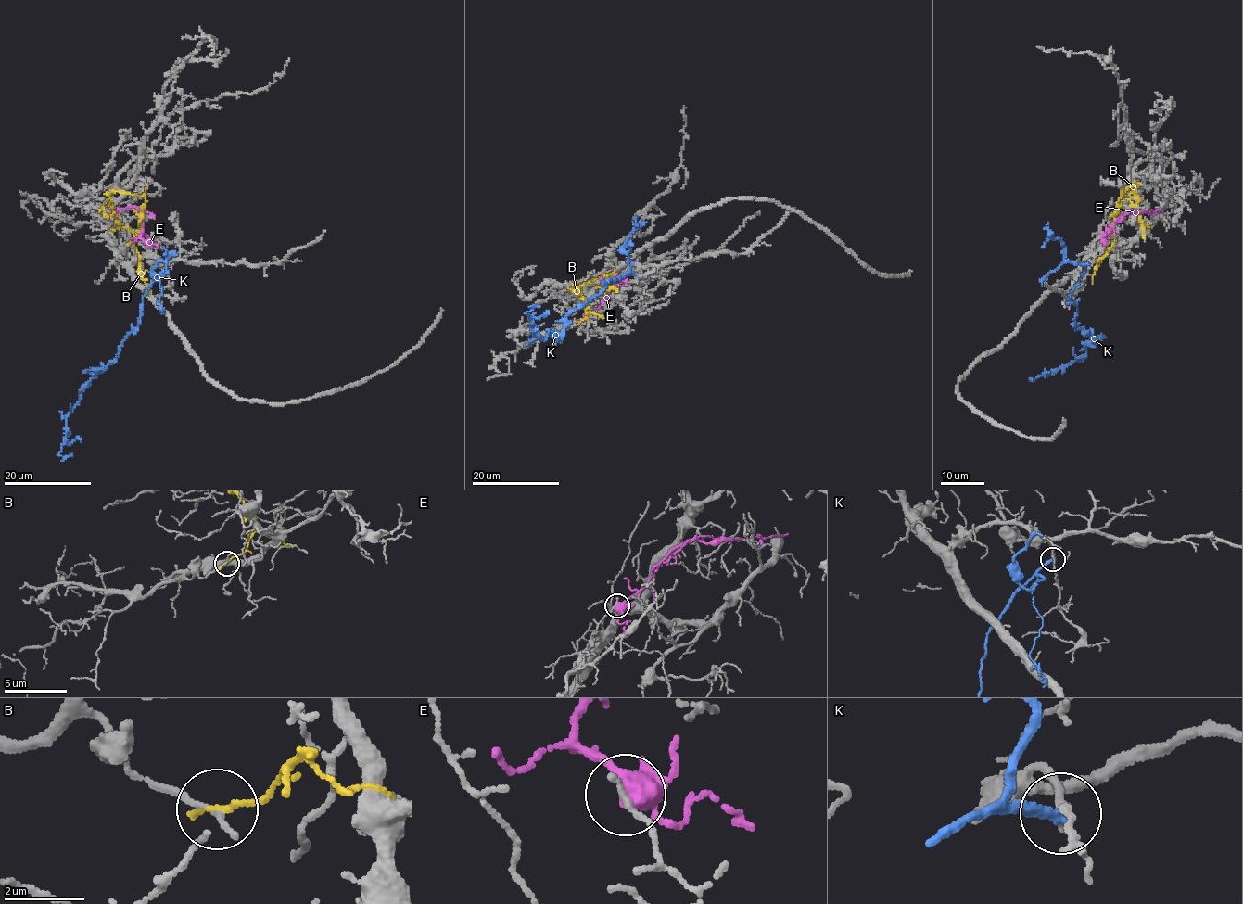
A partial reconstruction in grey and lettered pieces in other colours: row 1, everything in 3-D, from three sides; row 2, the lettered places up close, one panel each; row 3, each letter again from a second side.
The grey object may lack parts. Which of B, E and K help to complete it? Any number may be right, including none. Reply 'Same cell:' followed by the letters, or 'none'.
Same cell: none

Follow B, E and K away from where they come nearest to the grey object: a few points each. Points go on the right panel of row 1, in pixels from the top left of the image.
B: (1149, 227), (1140, 222), (1133, 183), (1118, 203), (1111, 226), (1113, 243), (1092, 283)
E: (1101, 235), (1125, 212), (1161, 210)
K: (1088, 263), (1070, 300), (1076, 305), (1074, 328), (1095, 342), (1085, 345), (1087, 355), (1031, 381)

